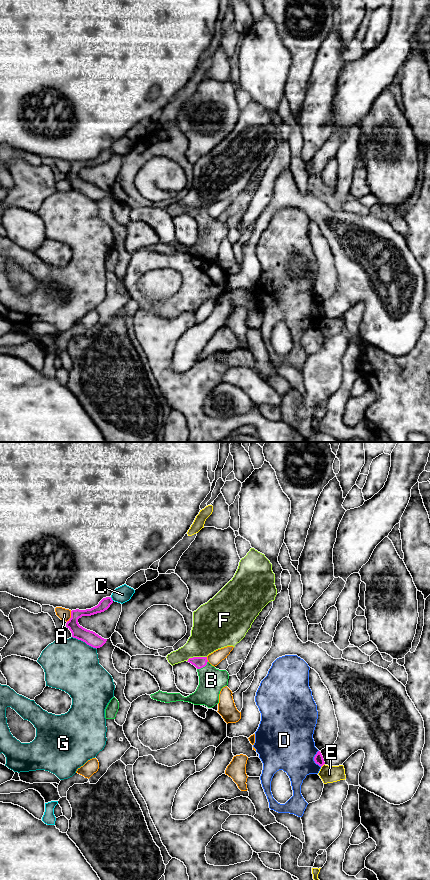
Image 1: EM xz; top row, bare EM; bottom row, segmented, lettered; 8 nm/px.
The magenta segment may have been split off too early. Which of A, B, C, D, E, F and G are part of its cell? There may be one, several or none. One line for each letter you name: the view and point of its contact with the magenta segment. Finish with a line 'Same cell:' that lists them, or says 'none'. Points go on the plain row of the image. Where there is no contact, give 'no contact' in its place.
B: contact xz (203, 218)
Same cell: B

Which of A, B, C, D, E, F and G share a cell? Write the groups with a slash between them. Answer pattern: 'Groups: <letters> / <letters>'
Groups: A E / B / C / D / F / G

